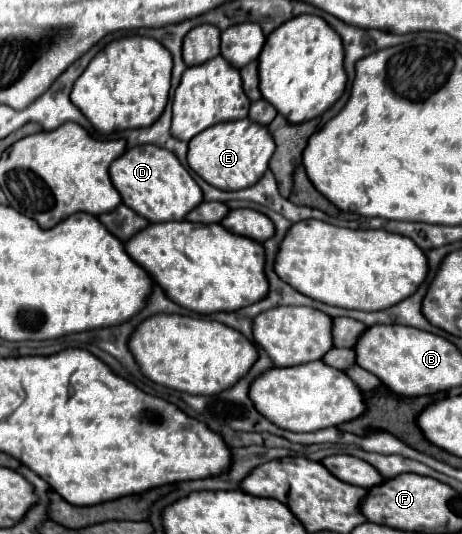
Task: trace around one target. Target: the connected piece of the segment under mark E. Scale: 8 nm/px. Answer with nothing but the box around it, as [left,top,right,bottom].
[187,118,275,190]

